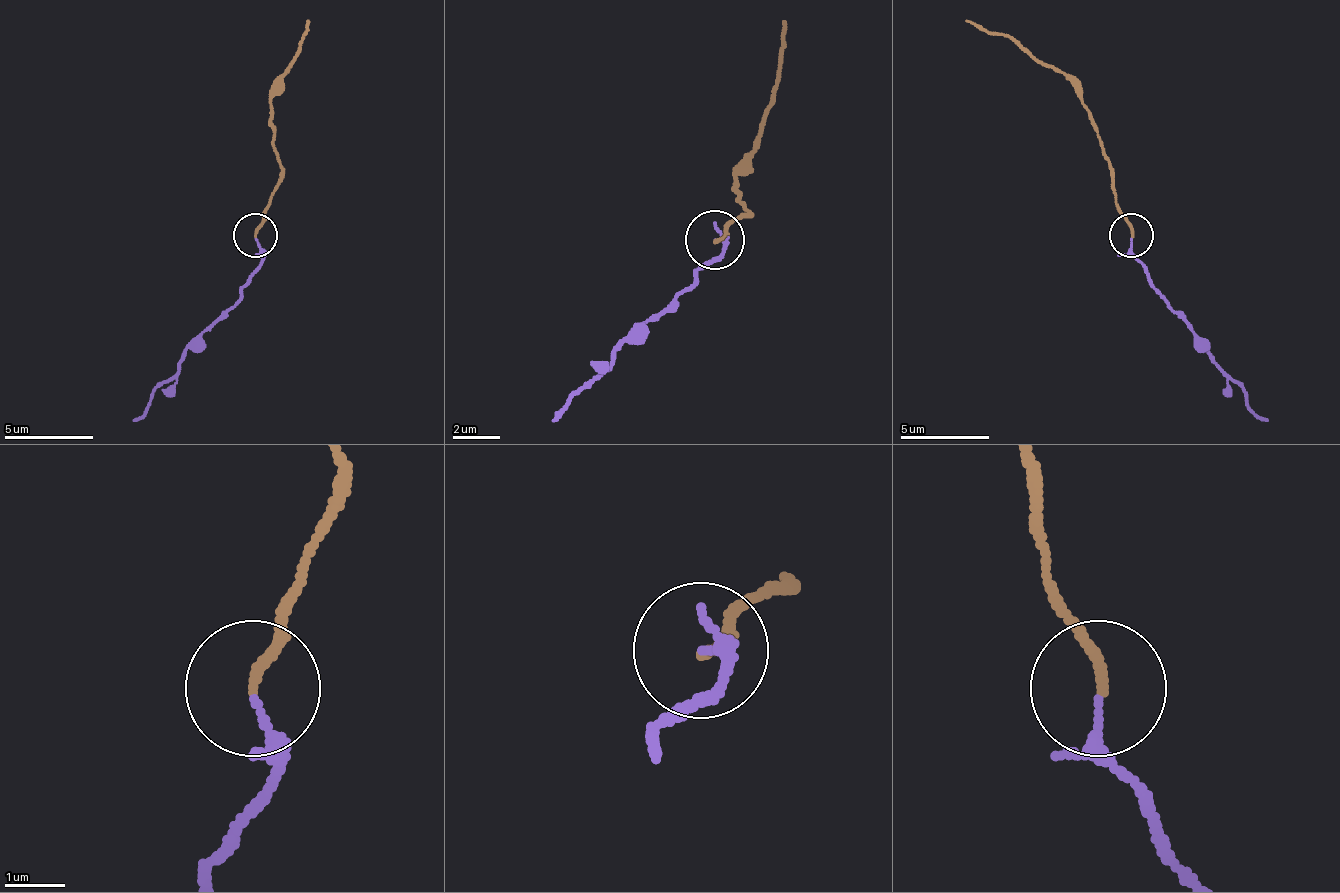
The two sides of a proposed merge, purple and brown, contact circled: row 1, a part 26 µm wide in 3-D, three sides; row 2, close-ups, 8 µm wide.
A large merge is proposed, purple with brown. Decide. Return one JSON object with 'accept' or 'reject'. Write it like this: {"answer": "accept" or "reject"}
{"answer": "accept"}

